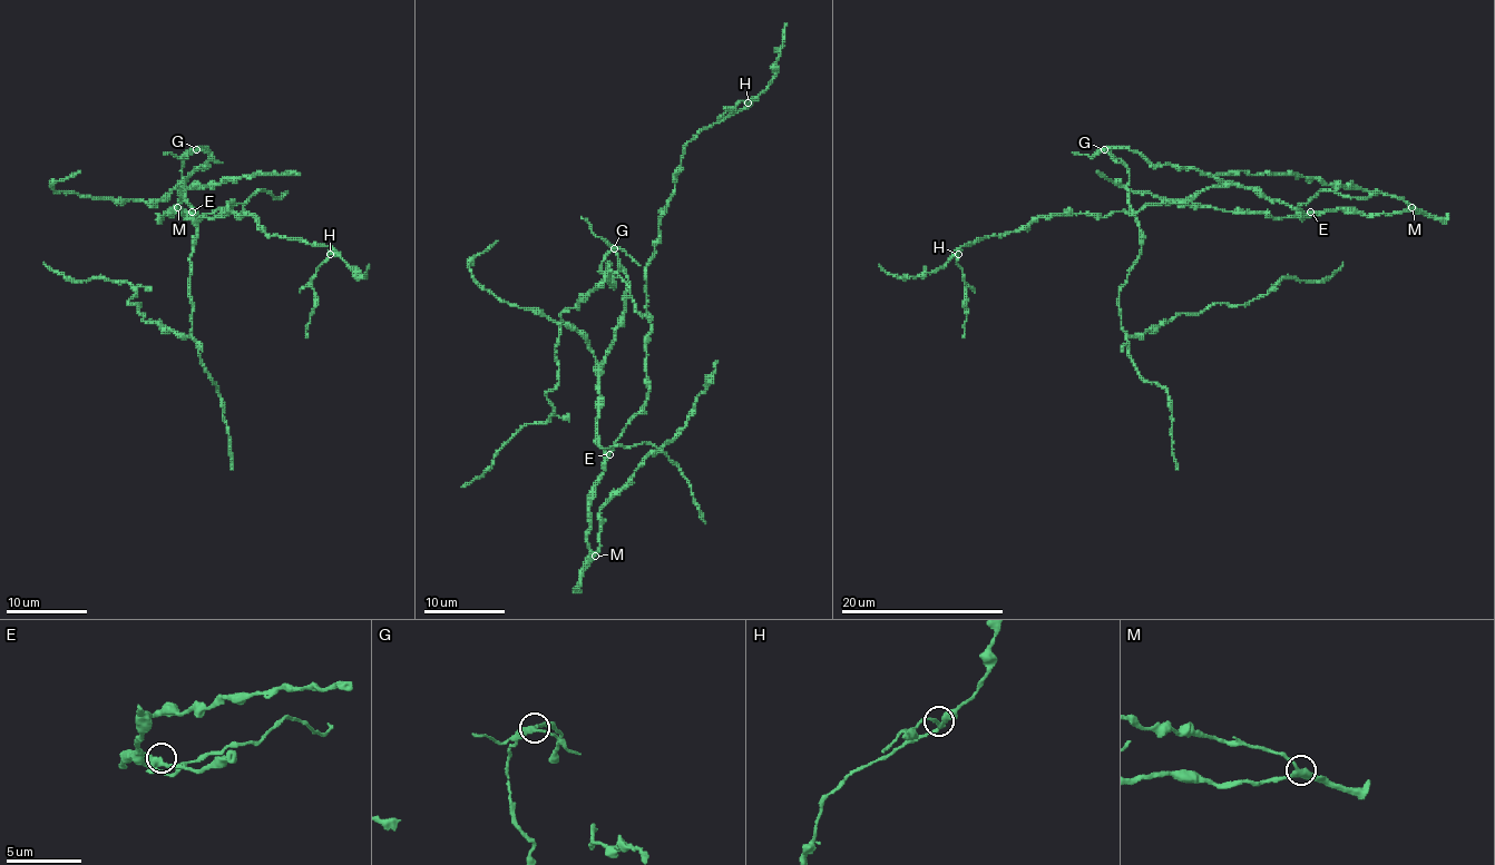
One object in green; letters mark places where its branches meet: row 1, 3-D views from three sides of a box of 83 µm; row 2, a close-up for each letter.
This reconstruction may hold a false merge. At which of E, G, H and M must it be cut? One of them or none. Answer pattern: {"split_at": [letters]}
{"split_at": ["G"]}

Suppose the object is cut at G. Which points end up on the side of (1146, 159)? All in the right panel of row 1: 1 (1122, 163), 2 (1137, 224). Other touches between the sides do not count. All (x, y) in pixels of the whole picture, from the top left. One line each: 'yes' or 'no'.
1: no
2: no

